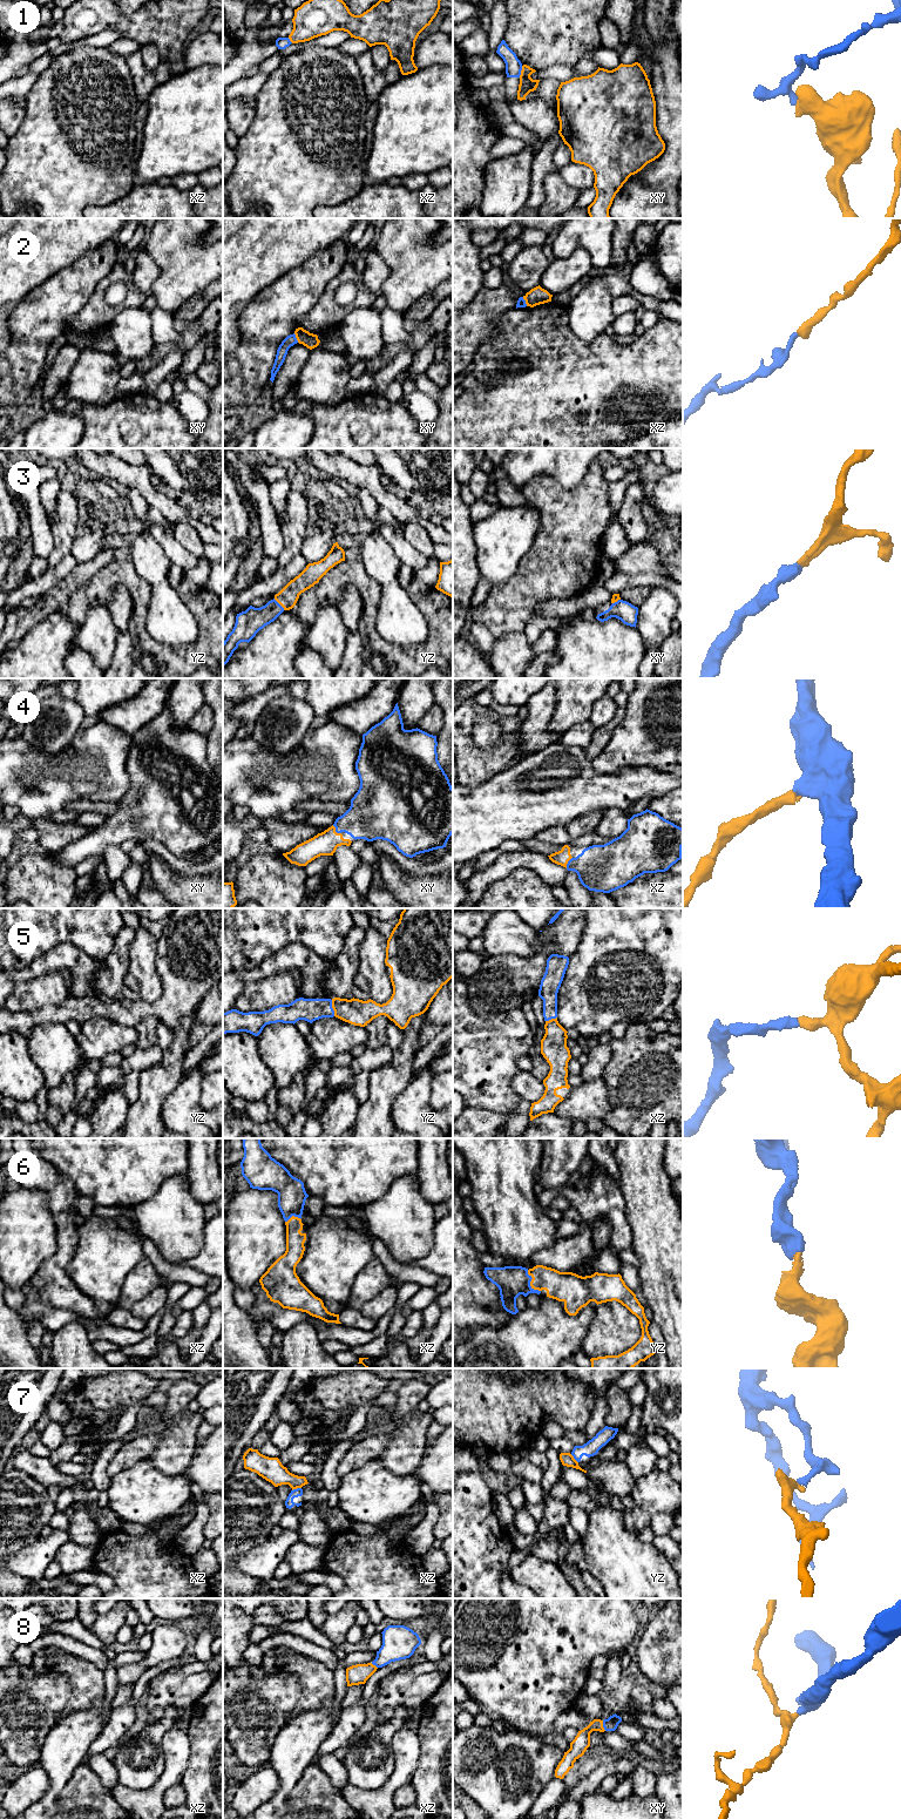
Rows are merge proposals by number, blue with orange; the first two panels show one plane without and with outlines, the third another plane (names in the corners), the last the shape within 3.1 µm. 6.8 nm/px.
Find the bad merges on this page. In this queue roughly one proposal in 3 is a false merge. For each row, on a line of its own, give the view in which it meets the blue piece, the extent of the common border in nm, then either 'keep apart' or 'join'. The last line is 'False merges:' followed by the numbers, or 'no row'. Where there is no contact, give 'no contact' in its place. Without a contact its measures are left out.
1: meets blue in xy; contact 80 nm long; keep apart
2: meets blue in xy; contact 70 nm long; keep apart
3: meets blue in yz; contact 110 nm long; join
4: meets blue in xy; contact 90 nm long; join
5: meets blue in yz; contact 110 nm long; join
6: meets blue in yz; contact 180 nm long; join
7: meets blue in xz; contact 70 nm long; keep apart
8: meets blue in xy; contact 80 nm long; join
False merges: 1, 2, 7

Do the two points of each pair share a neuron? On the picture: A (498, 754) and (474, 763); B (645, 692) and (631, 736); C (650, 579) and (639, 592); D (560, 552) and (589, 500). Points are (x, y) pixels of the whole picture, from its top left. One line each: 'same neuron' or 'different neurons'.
A: same neuron
B: same neuron
C: different neurons
D: same neuron

